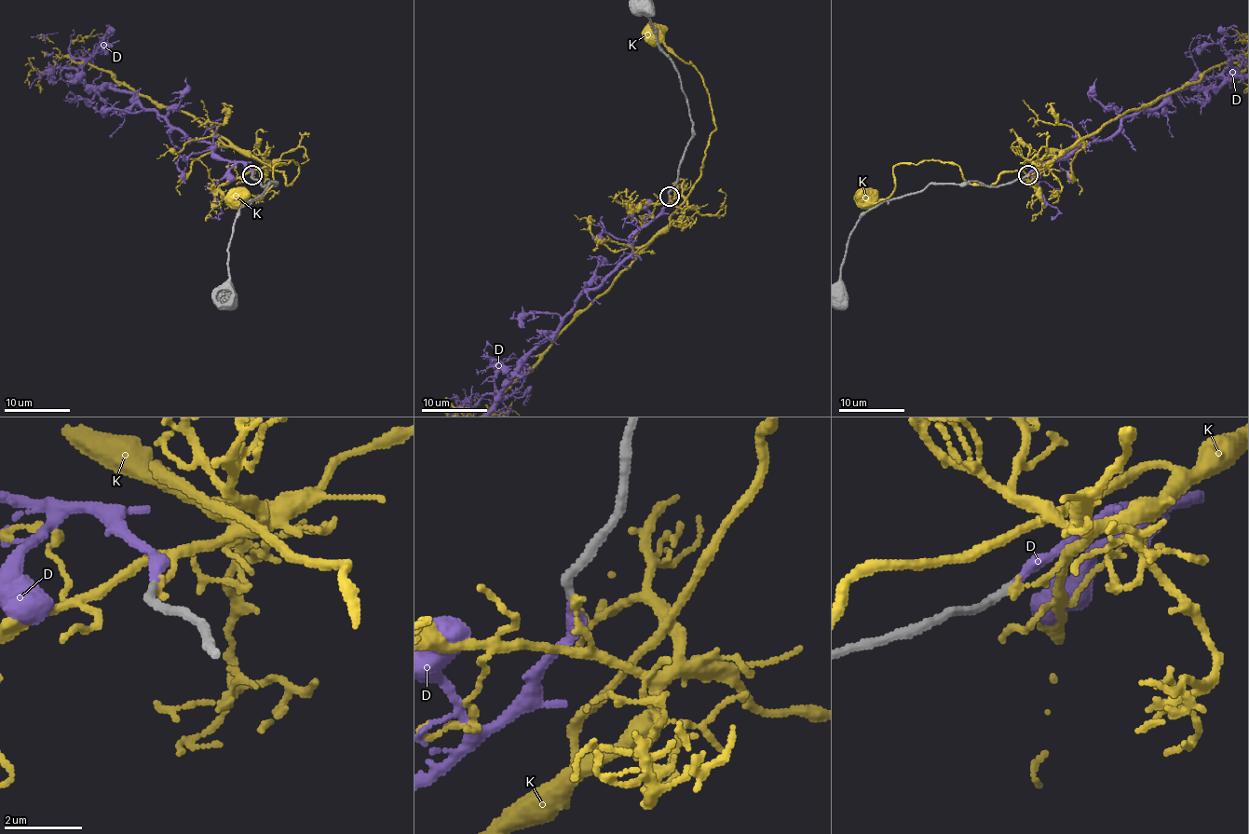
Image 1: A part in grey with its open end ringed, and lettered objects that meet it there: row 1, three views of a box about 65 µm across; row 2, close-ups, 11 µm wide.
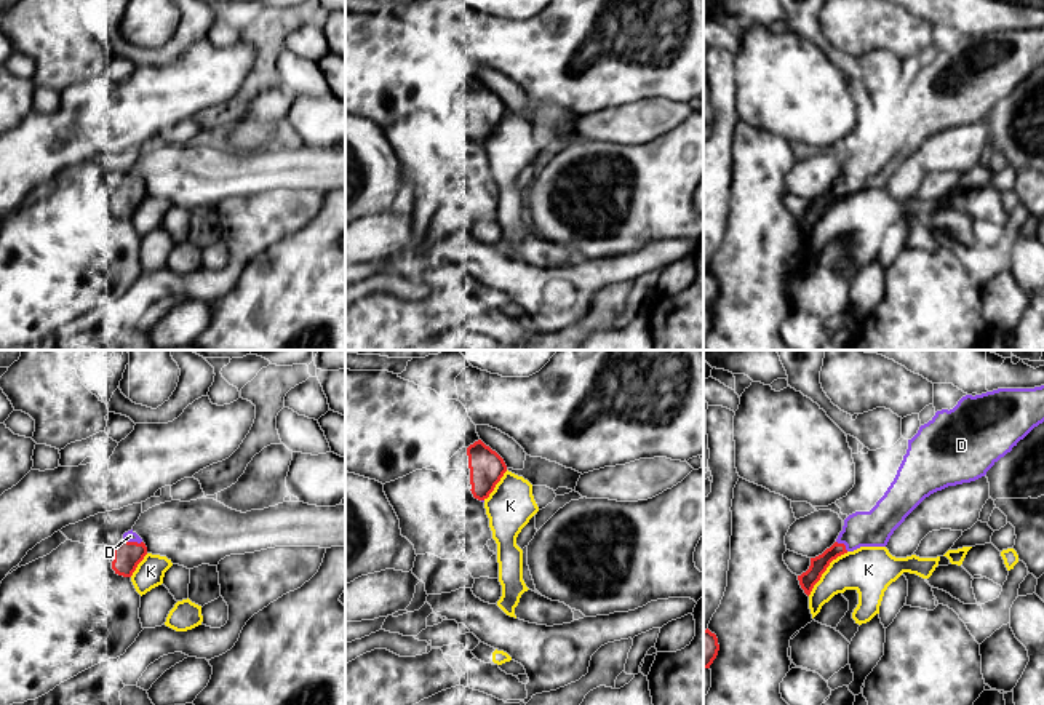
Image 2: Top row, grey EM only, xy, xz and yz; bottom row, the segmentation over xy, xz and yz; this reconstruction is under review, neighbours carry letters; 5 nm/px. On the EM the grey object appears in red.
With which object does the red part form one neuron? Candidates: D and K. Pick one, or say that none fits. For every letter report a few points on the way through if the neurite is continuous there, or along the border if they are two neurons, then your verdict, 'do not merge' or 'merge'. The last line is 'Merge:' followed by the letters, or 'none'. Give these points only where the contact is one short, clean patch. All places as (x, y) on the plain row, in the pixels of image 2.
D: merge
K: along yz (848, 194), (830, 205), (808, 237) | do not merge
Merge: D

